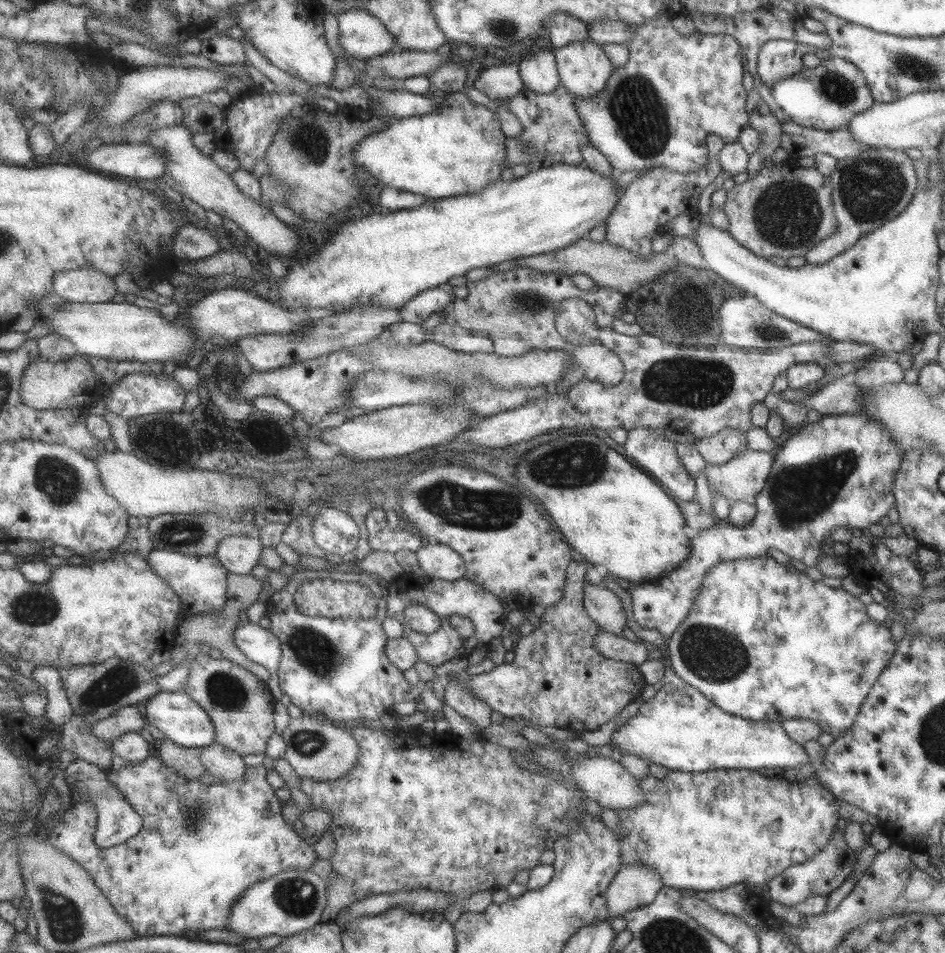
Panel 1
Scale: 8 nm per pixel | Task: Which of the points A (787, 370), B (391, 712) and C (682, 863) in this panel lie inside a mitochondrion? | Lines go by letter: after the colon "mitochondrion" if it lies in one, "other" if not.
A: other
B: other
C: other

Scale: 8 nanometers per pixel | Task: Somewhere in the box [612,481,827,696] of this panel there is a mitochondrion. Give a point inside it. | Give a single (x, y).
(712, 655)

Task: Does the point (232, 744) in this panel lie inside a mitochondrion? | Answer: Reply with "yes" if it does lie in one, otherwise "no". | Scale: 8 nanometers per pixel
no

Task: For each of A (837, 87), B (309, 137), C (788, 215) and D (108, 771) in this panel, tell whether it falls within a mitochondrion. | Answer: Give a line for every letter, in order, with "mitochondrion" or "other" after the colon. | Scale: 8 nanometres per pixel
A: mitochondrion
B: mitochondrion
C: mitochondrion
D: other

